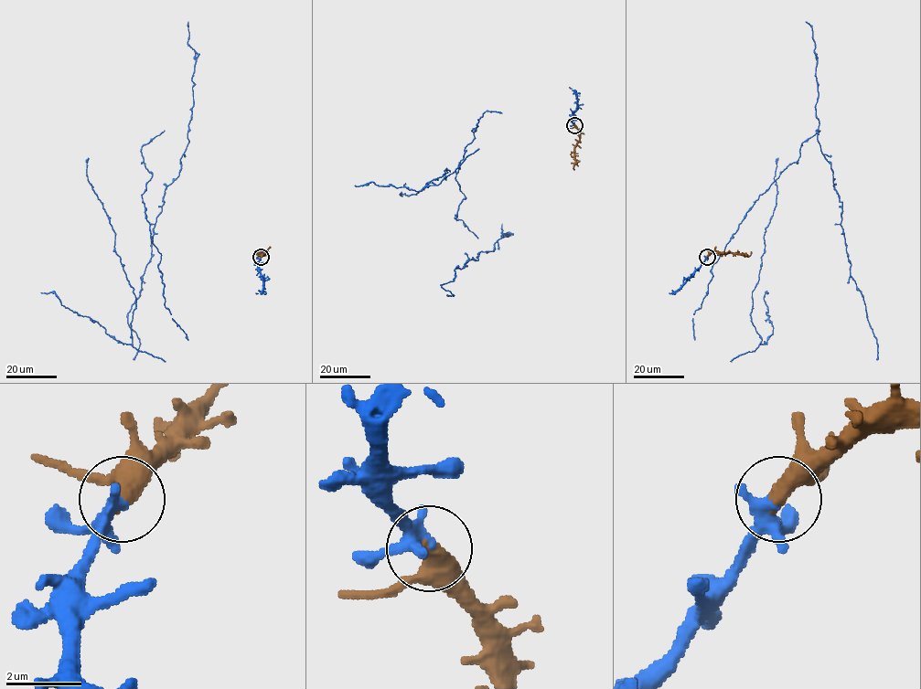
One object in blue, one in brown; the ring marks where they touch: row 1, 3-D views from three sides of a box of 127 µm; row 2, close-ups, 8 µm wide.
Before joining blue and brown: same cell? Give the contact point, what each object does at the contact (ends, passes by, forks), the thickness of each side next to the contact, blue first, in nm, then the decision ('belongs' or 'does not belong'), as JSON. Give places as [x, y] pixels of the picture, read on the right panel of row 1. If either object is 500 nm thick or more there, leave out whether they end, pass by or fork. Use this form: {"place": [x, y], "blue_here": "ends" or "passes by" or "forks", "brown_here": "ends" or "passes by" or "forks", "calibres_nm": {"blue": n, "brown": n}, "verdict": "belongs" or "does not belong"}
{"place": [707, 257], "blue_here": "forks", "brown_here": "passes by", "calibres_nm": {"blue": 240, "brown": 400}, "verdict": "belongs"}

